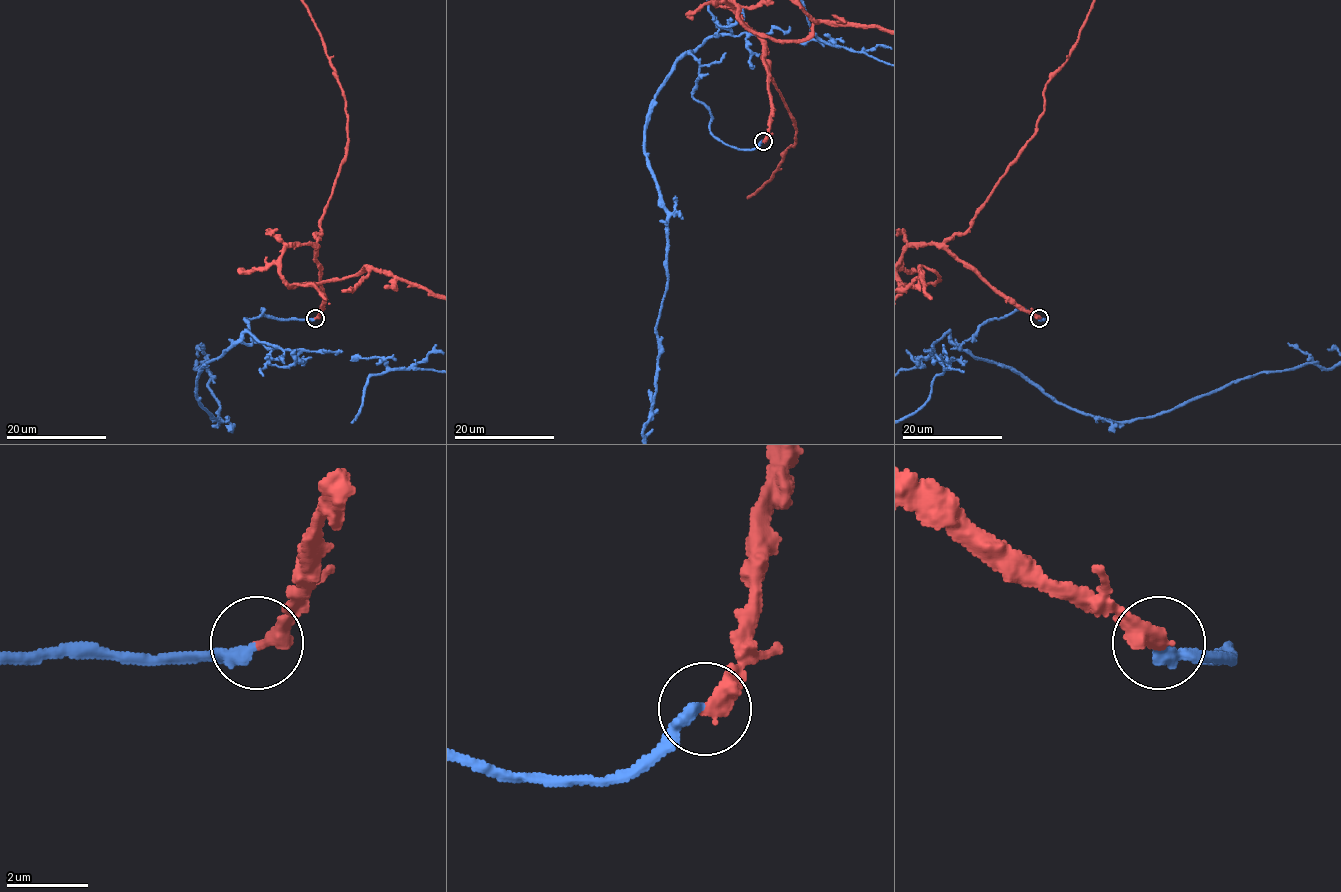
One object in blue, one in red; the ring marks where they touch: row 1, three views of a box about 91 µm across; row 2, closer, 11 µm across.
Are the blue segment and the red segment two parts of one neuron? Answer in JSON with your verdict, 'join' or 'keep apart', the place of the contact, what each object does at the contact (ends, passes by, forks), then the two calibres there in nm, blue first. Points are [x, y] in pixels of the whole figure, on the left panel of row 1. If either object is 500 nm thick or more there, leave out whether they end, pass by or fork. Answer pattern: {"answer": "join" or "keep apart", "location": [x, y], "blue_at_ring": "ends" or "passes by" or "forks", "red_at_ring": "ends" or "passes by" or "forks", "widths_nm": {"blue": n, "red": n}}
{"answer": "keep apart", "location": [315, 318], "blue_at_ring": "ends", "red_at_ring": "ends", "widths_nm": {"blue": 300, "red": 400}}

